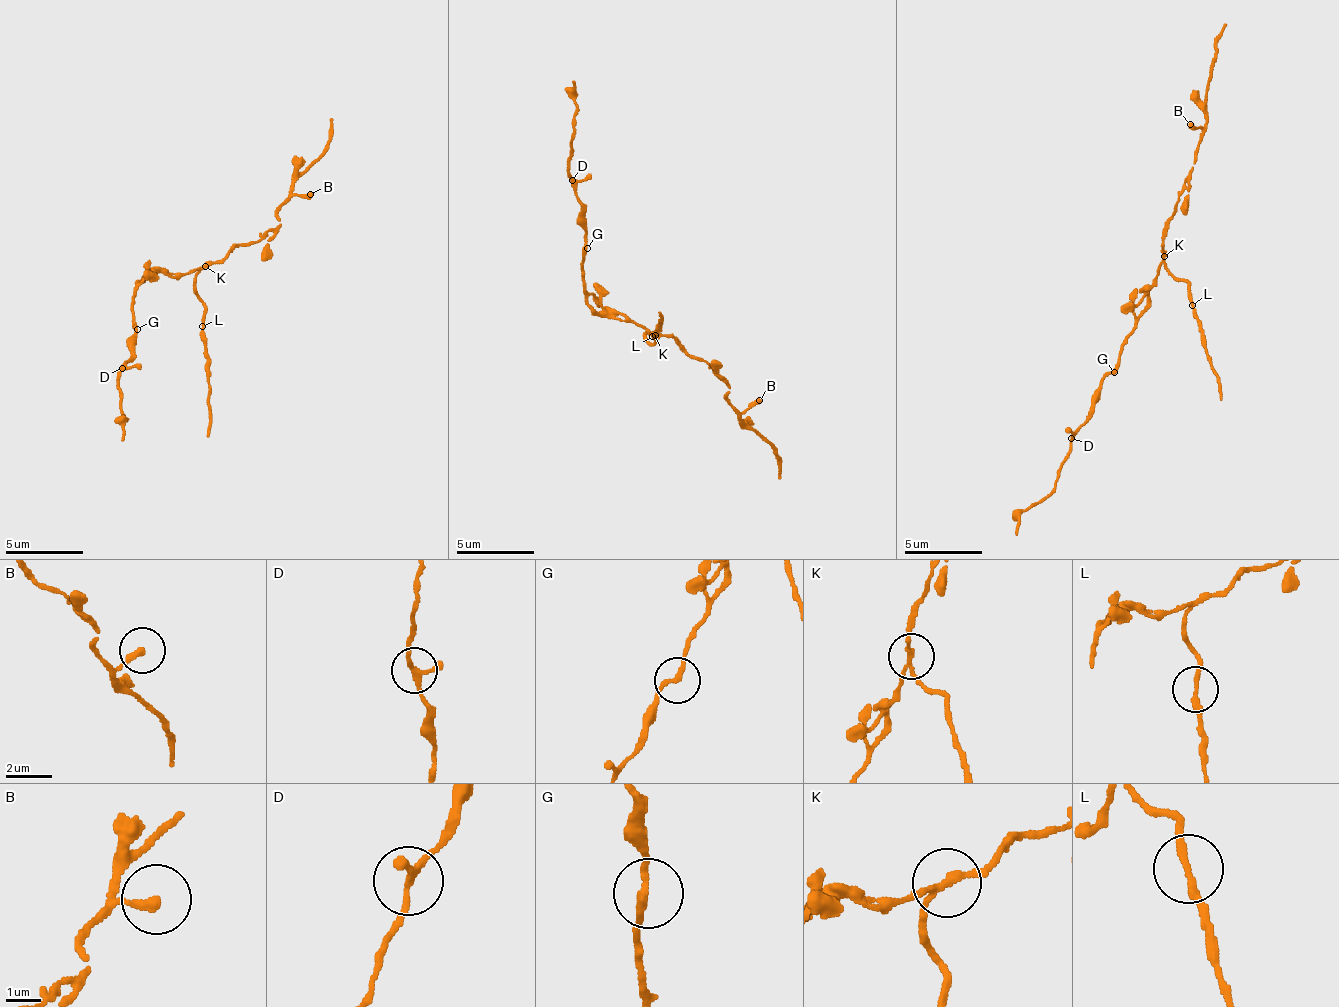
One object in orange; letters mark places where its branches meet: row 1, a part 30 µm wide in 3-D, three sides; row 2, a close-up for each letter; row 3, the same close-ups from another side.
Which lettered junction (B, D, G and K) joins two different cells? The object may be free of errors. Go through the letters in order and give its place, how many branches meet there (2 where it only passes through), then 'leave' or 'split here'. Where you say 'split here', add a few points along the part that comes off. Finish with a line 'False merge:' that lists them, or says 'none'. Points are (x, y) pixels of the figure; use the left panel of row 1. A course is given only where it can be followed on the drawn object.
B: at (310, 194); 1 branches meet; leave
D: at (122, 368); 3 branches meet; leave
G: at (137, 329); 2 branches meet; leave
K: at (205, 266); 3 branches meet; split here; foreign part runs (206, 265), (194, 288), (206, 304), (202, 340), (210, 376), (205, 435)
False merge: K

